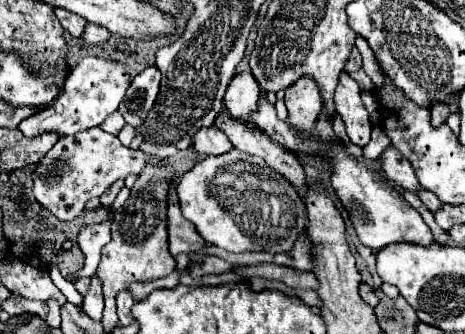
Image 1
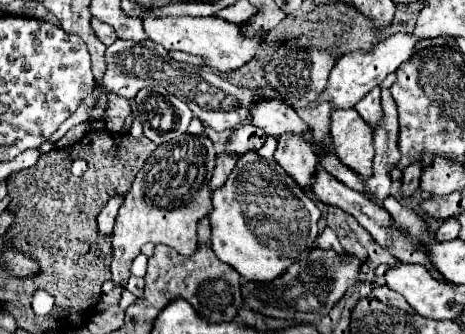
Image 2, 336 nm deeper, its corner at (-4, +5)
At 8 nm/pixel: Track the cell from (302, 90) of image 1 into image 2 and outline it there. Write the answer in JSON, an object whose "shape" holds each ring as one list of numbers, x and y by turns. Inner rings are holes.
{"shape":[[284,134,278,138,278,150,274,154,274,160,294,178,294,182,306,192,312,192,312,180,318,170,318,156,314,154,314,148,296,134]]}

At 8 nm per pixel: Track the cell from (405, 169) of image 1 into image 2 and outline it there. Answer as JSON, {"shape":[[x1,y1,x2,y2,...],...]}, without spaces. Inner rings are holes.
{"shape":[[374,88,370,90,356,106,358,114,370,124,370,126,376,126,378,120,382,118,382,108,380,108,380,88]]}

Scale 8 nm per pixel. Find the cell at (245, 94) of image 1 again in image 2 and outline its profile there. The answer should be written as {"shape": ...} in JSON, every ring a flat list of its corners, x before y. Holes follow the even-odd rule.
{"shape":[[258,102,258,106,252,110,252,124,264,130,268,136,312,132,296,110,284,102]]}

